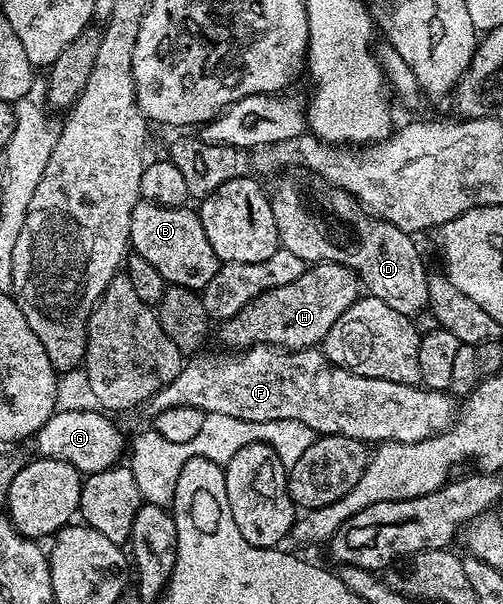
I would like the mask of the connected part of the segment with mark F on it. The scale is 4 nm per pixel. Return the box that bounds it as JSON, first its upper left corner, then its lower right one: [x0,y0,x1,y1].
[148,343,458,445]

